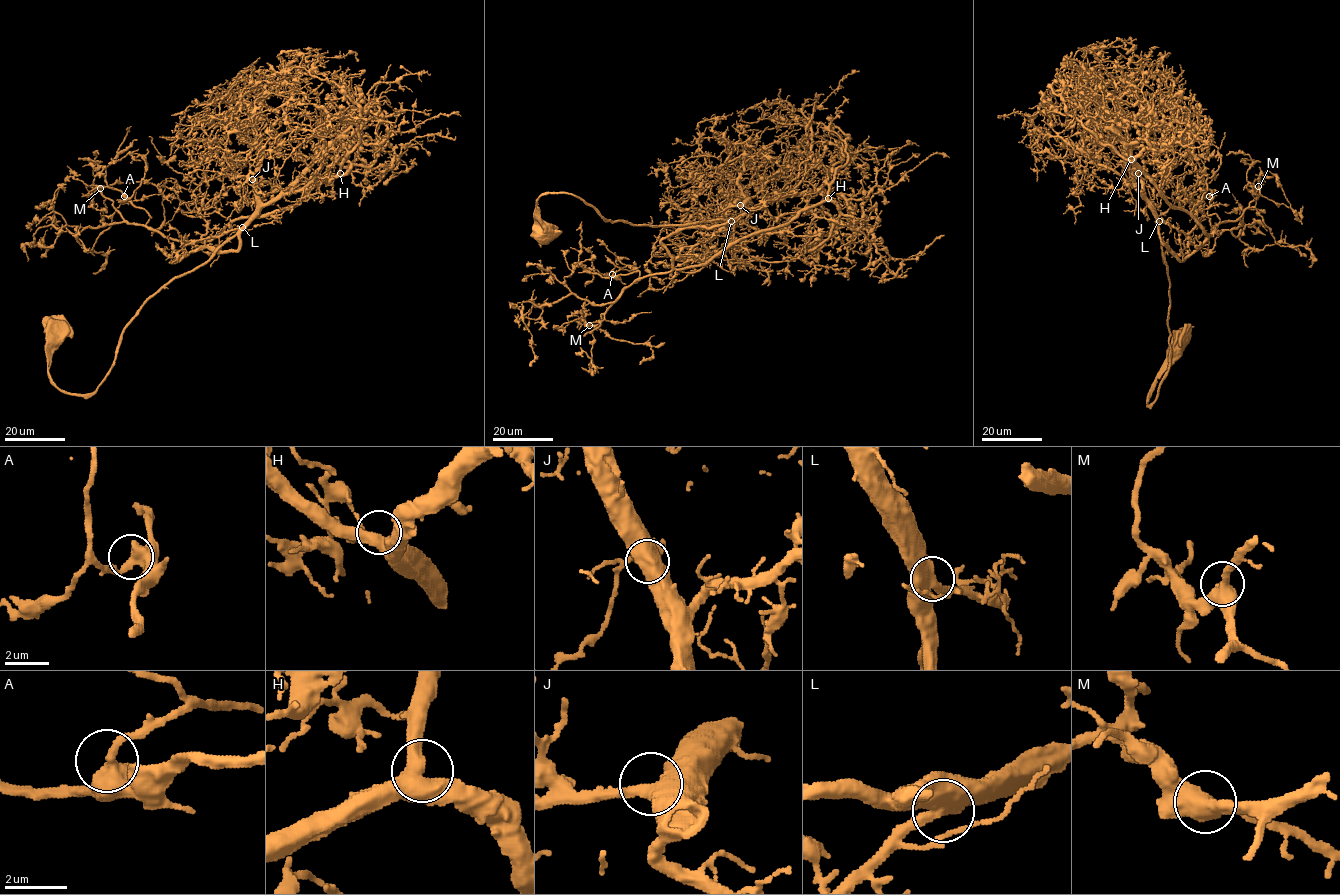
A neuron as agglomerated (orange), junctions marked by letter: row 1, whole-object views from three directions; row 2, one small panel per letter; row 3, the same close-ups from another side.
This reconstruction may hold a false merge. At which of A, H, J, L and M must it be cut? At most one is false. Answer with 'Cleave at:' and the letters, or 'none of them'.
Cleave at: none of them

